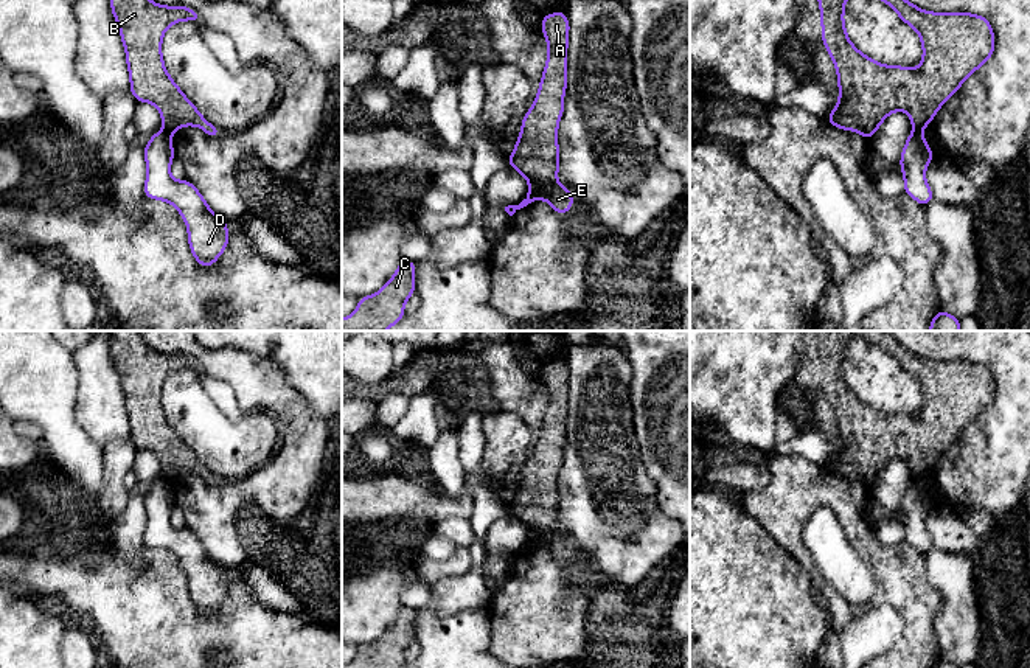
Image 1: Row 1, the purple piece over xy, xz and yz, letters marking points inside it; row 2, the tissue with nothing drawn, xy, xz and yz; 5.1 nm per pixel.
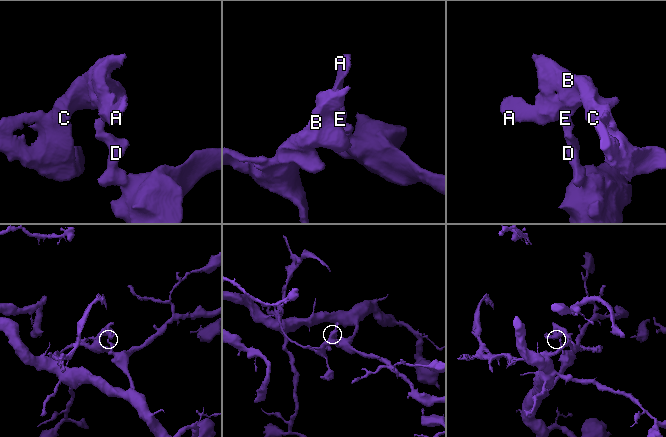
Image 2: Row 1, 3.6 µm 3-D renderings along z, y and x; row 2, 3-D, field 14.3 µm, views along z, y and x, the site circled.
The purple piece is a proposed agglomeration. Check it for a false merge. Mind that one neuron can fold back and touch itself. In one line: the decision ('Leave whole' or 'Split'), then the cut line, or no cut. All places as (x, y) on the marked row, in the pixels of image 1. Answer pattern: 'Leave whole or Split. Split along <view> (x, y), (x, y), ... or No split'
Split. Split along yz (914, 129), (920, 131)

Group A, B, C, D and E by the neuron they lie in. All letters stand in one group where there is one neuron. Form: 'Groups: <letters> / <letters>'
Groups: A B C E / D

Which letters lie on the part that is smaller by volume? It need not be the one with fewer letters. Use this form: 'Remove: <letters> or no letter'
Remove: A, B, C, E

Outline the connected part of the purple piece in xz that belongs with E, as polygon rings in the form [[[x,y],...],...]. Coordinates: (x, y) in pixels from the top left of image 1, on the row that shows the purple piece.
[[[564,11],[552,12],[541,20],[548,45],[548,57],[534,104],[522,120],[508,166],[519,171],[530,185],[527,197],[516,205],[520,210],[533,200],[544,199],[564,216],[575,207],[572,191],[556,182],[559,171],[558,124],[564,112],[567,89],[567,45],[570,23]]]

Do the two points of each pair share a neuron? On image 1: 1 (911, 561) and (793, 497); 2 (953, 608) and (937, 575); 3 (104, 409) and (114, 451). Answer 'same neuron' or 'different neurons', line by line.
1: same neuron
2: same neuron
3: different neurons

